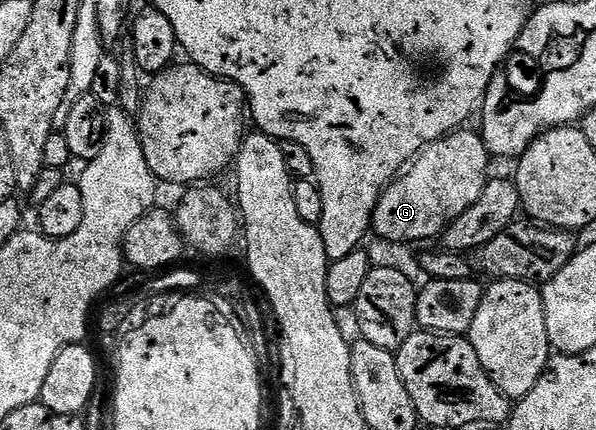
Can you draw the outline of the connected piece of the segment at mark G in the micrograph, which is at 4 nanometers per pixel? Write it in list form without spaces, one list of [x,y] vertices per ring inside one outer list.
[[[470,128],[456,130],[438,142],[433,142],[409,163],[405,173],[395,178],[380,196],[374,209],[373,233],[378,233],[386,242],[422,242],[425,238],[437,239],[461,214],[468,212],[468,208],[472,208],[476,200],[480,200],[480,192],[484,192],[488,175],[491,173],[490,162],[492,163],[492,155],[487,150],[481,133],[474,131],[473,134]]]

